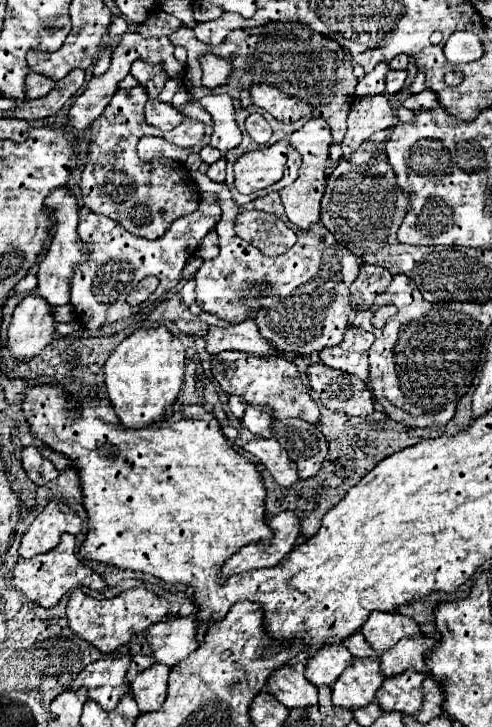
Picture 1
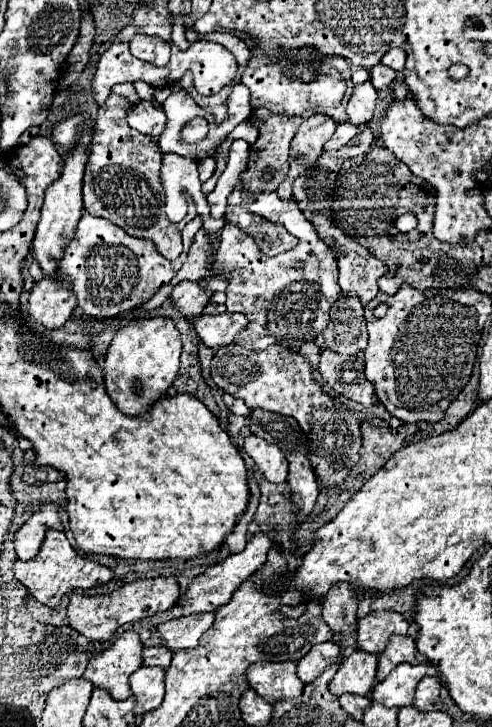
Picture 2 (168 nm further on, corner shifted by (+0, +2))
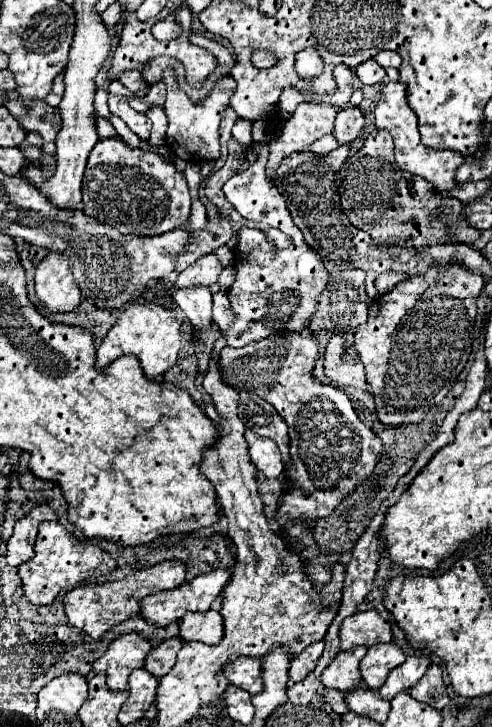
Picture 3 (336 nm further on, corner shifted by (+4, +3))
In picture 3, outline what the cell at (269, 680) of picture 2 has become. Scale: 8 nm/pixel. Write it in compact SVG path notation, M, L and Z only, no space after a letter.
M238 657L224 667L224 675L230 679L232 685L248 691L250 695L256 695L264 689L262 659L258 657Z

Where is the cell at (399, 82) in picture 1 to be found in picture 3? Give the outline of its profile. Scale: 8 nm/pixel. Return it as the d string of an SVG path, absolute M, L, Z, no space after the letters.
M370 59L370 61L356 67L356 75L360 77L360 81L364 85L374 85L374 83L380 83L386 77L386 71L374 59Z

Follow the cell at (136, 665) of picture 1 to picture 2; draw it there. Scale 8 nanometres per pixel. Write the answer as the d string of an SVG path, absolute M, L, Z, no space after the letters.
M164 644L144 648L144 666L160 666L166 670L170 666L170 660L172 660L172 650L168 650Z

